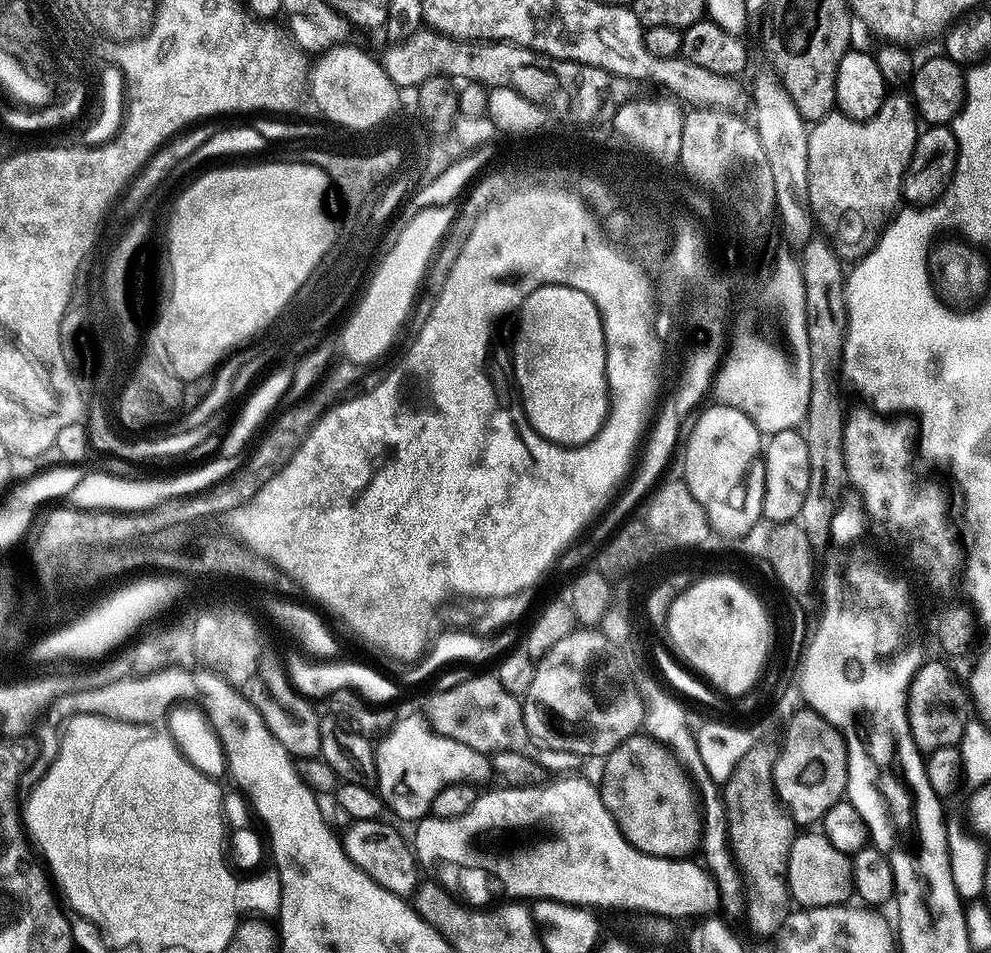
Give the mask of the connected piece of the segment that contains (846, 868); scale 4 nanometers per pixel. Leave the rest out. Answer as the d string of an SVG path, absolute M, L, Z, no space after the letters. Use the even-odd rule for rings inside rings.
M804 830L796 836L790 847L787 872L791 899L801 909L835 908L843 905L849 895L853 895L852 856L830 846L830 842L820 830ZM816 831L816 832L812 832Z

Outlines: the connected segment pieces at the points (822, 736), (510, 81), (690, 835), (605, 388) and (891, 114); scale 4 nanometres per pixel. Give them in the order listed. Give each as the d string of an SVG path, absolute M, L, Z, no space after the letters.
M807 706L801 707L792 717L788 718L786 720L786 726L788 726L788 729L784 732L784 745L783 742L779 745L779 756L776 760L776 765L773 768L774 786L776 787L776 792L780 798L781 804L783 804L783 807L787 809L796 824L800 826L812 826L815 825L812 824L815 820L816 823L823 821L824 812L826 810L830 810L830 806L837 804L837 802L839 802L845 795L848 787L848 747L844 745L844 737L840 735L839 730L830 722L826 722L820 715L817 714L817 712L812 711L812 709Z
M427 26L421 27L410 38L393 45L392 49L382 57L382 65L386 74L401 90L419 89L427 79L435 76L447 76L451 81L473 80L476 84L485 84L485 89L494 87L520 88L520 80L524 80L524 48L520 52L512 52L515 44L503 42L473 42L456 40Z
M637 734L622 741L613 752L609 752L603 764L604 773L601 774L600 780L598 779L600 797L626 842L632 844L639 852L673 858L691 857L692 851L701 847L704 817L697 788L684 765L666 743L648 734Z
M547 288L535 292L532 300L528 300L528 308L518 309L520 324L520 348L516 348L516 364L520 364L520 384L524 384L524 400L528 400L528 416L536 420L536 428L540 432L548 432L548 436L556 436L556 440L584 440L584 436L592 440L599 434L608 415L610 407L610 354L600 352L600 320L596 320L596 308L592 308L592 300L588 296L580 296L580 292L568 292L568 288Z
M888 94L874 118L851 120L843 114L829 114L808 128L808 205L841 261L863 259L901 207L904 175L918 135L916 124L918 113L911 99Z

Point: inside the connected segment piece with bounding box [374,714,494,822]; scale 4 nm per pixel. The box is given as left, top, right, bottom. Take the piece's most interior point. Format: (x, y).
(412, 762)

